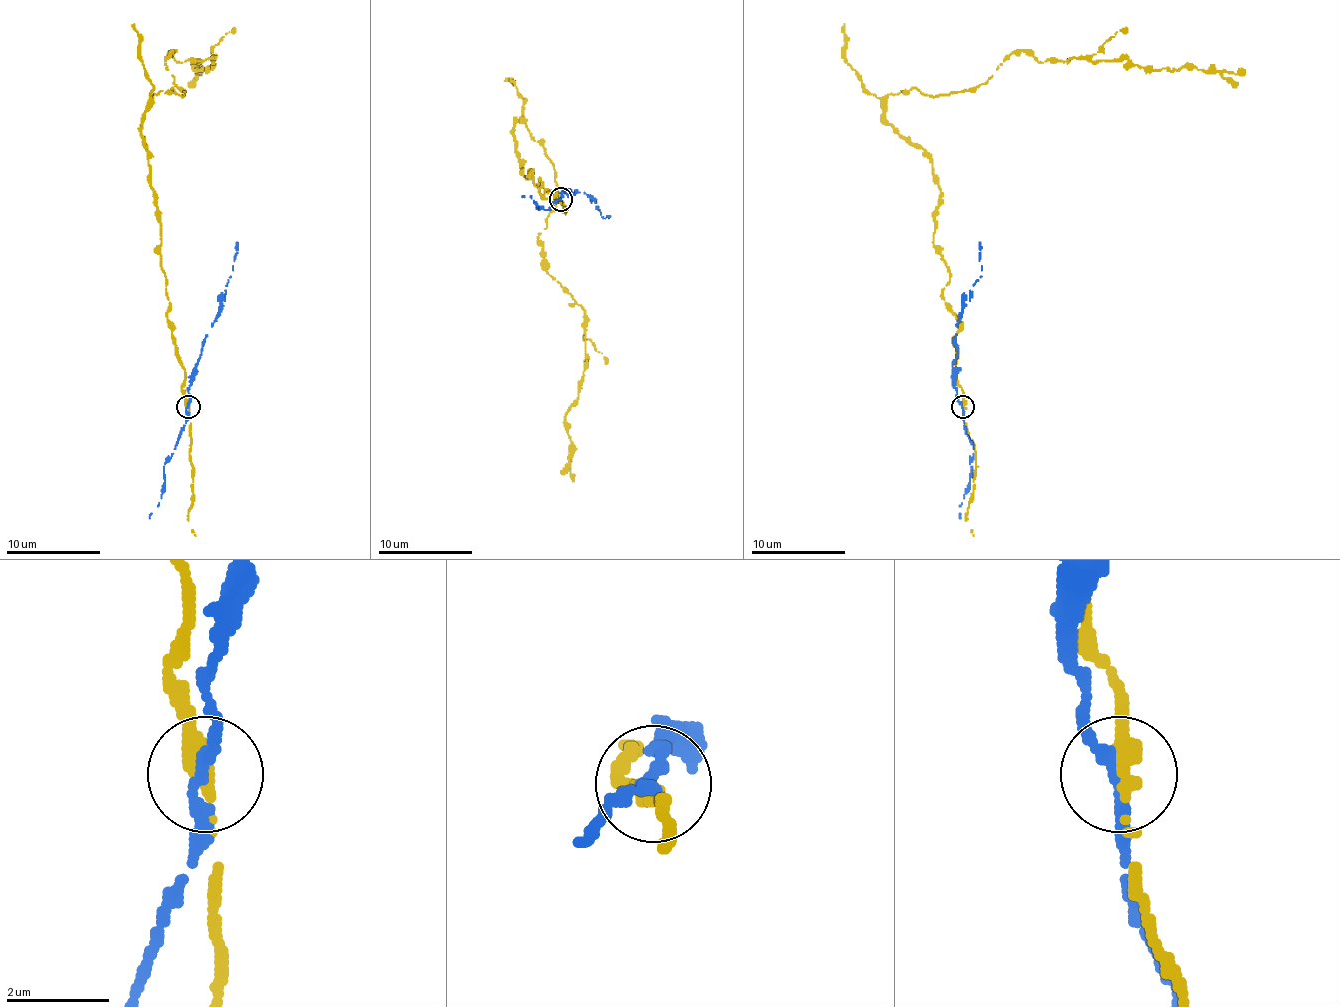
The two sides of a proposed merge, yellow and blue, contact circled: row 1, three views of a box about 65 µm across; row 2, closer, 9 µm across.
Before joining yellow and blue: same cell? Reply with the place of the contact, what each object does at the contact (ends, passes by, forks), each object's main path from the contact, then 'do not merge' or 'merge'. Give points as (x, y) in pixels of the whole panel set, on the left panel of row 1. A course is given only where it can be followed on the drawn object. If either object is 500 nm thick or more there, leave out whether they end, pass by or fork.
place (188, 406); yellow passes by; blue passes by; course yellow (187, 407), (140, 123), (148, 99), (185, 92), (169, 52), (211, 57), (199, 69); course blue (187, 407), (194, 365), (230, 278), (237, 243); do not merge

